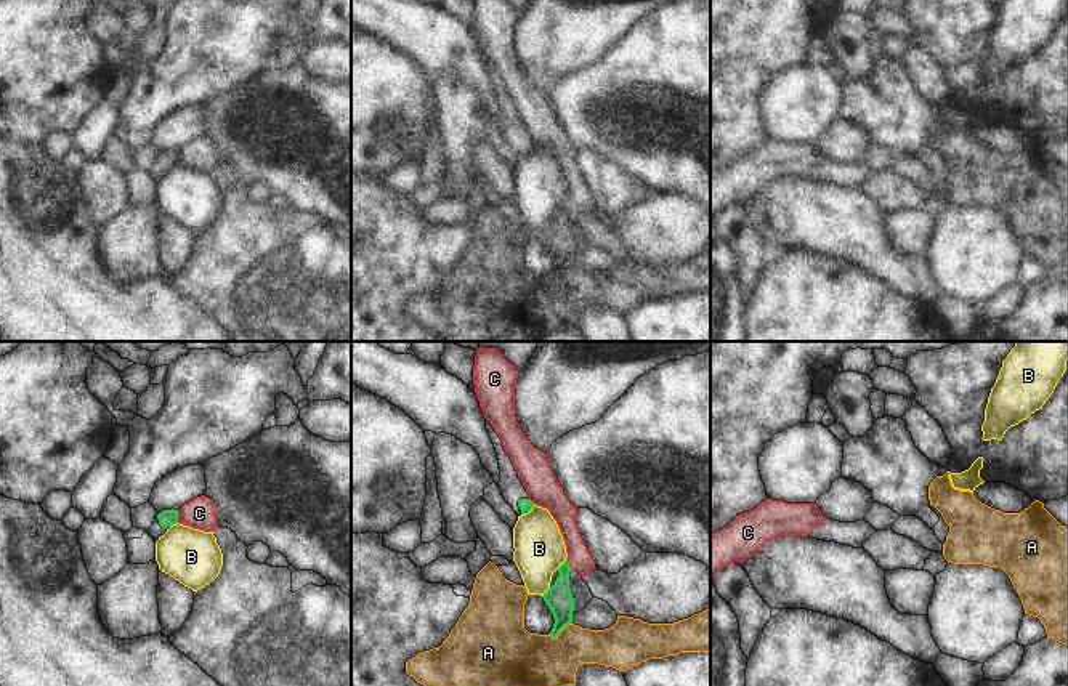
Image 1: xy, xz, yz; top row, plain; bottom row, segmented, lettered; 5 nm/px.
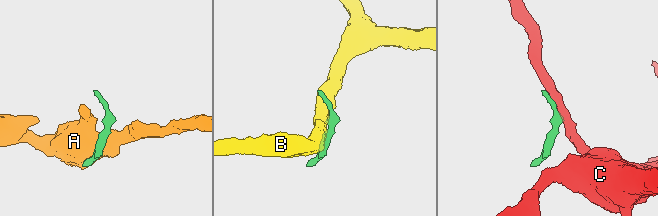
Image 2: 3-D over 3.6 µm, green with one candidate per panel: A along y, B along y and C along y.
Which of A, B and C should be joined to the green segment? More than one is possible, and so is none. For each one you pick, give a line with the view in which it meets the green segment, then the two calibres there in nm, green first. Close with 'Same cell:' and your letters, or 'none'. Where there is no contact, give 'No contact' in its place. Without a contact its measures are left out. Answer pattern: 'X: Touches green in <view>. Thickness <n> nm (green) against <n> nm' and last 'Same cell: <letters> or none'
Same cell: none.

